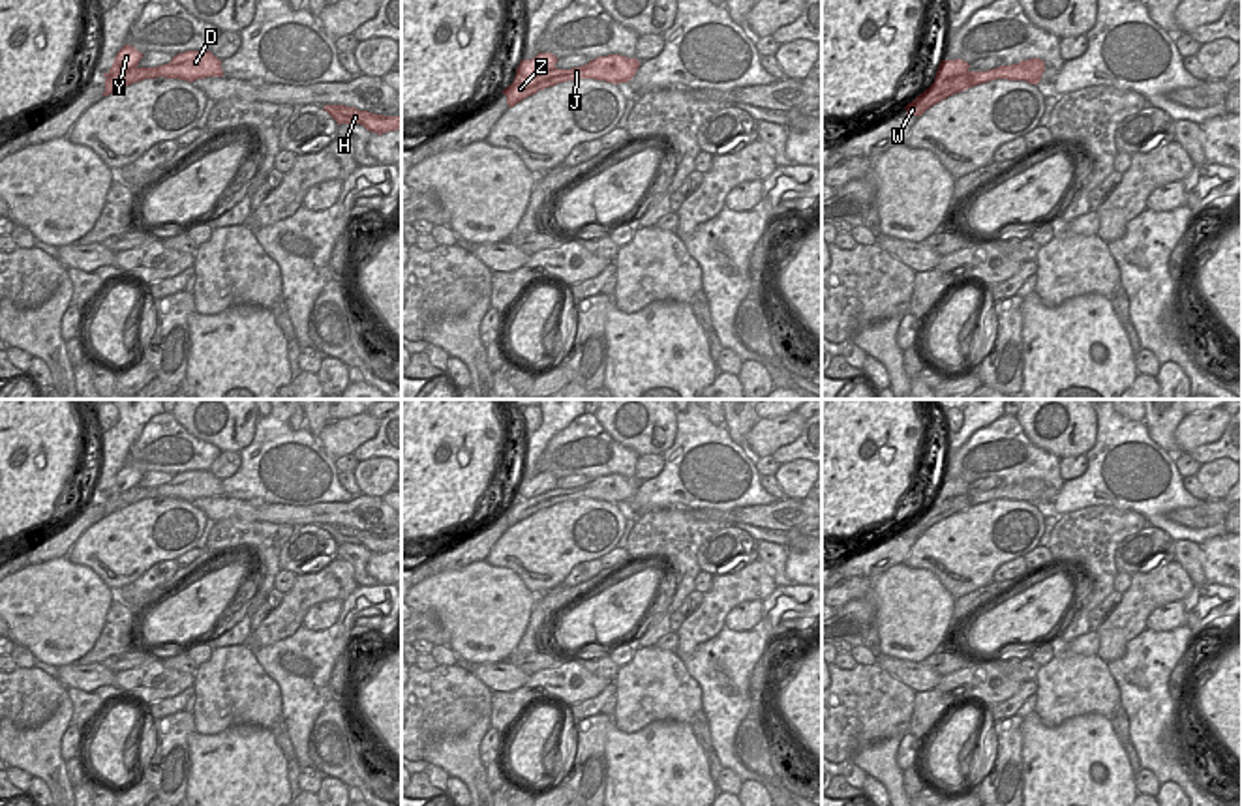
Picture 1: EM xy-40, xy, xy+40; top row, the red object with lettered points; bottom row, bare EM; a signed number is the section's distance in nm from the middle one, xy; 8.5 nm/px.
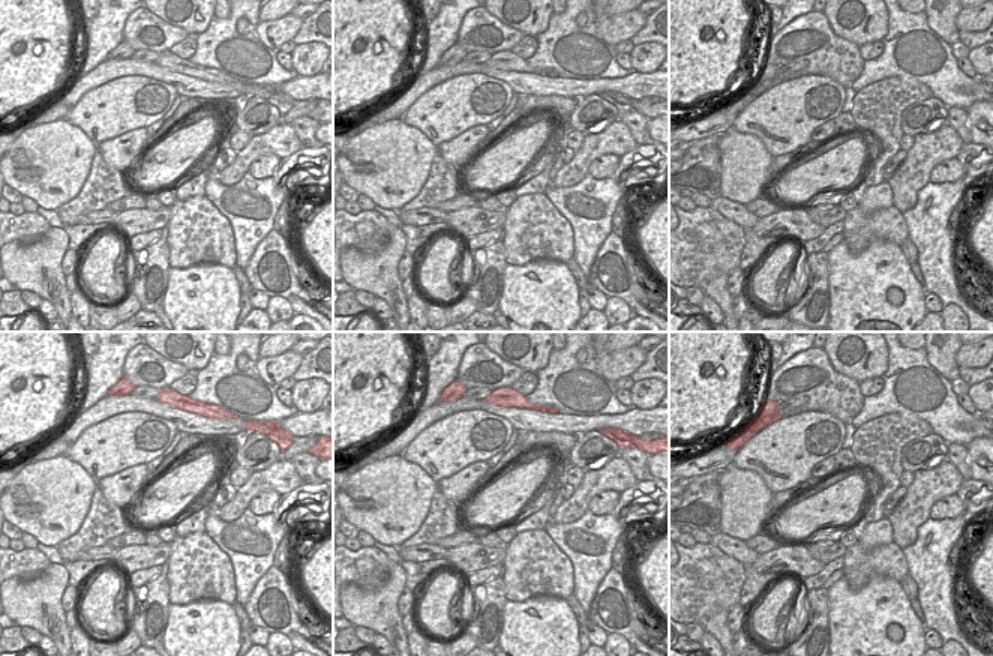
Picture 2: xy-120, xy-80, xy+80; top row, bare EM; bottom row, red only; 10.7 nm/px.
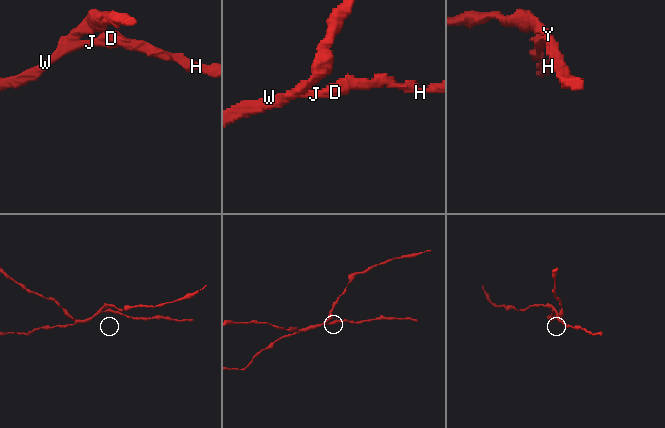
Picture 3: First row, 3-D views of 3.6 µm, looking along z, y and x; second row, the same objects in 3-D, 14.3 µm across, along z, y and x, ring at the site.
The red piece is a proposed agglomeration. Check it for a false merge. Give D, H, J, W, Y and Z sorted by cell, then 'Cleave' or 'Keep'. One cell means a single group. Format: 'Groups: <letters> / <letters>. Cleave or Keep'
Groups: D H J W Z / Y. Cleave

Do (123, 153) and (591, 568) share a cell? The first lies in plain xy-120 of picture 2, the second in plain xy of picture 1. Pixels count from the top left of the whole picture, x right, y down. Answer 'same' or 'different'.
same

